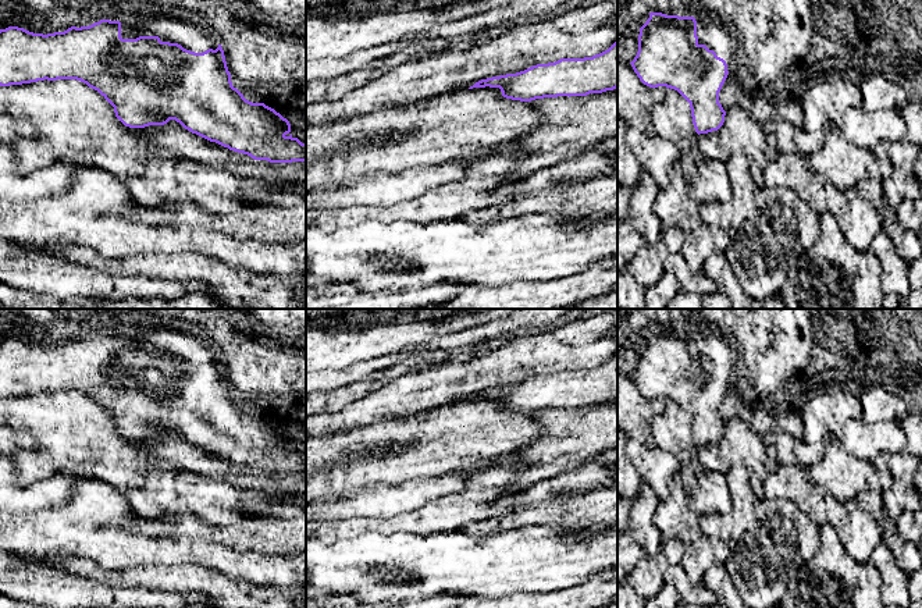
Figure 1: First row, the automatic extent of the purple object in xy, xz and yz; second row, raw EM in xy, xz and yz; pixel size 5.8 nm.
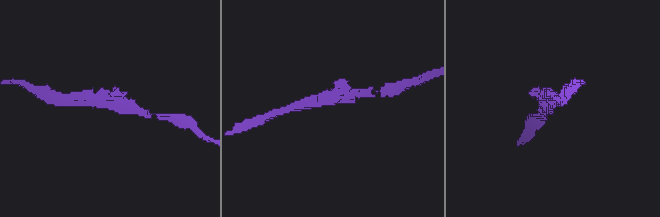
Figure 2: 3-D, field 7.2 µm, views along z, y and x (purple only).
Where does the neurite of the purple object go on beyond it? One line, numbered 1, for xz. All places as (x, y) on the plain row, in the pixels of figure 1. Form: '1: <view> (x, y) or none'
1: none

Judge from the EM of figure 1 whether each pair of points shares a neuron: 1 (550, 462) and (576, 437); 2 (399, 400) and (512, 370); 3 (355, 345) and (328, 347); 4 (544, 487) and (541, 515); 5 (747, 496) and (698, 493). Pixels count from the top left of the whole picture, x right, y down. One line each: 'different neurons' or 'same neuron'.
1: same neuron
2: same neuron
3: same neuron
4: different neurons
5: different neurons

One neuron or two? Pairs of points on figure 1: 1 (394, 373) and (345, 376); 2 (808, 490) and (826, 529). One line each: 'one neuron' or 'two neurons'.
1: two neurons
2: two neurons

